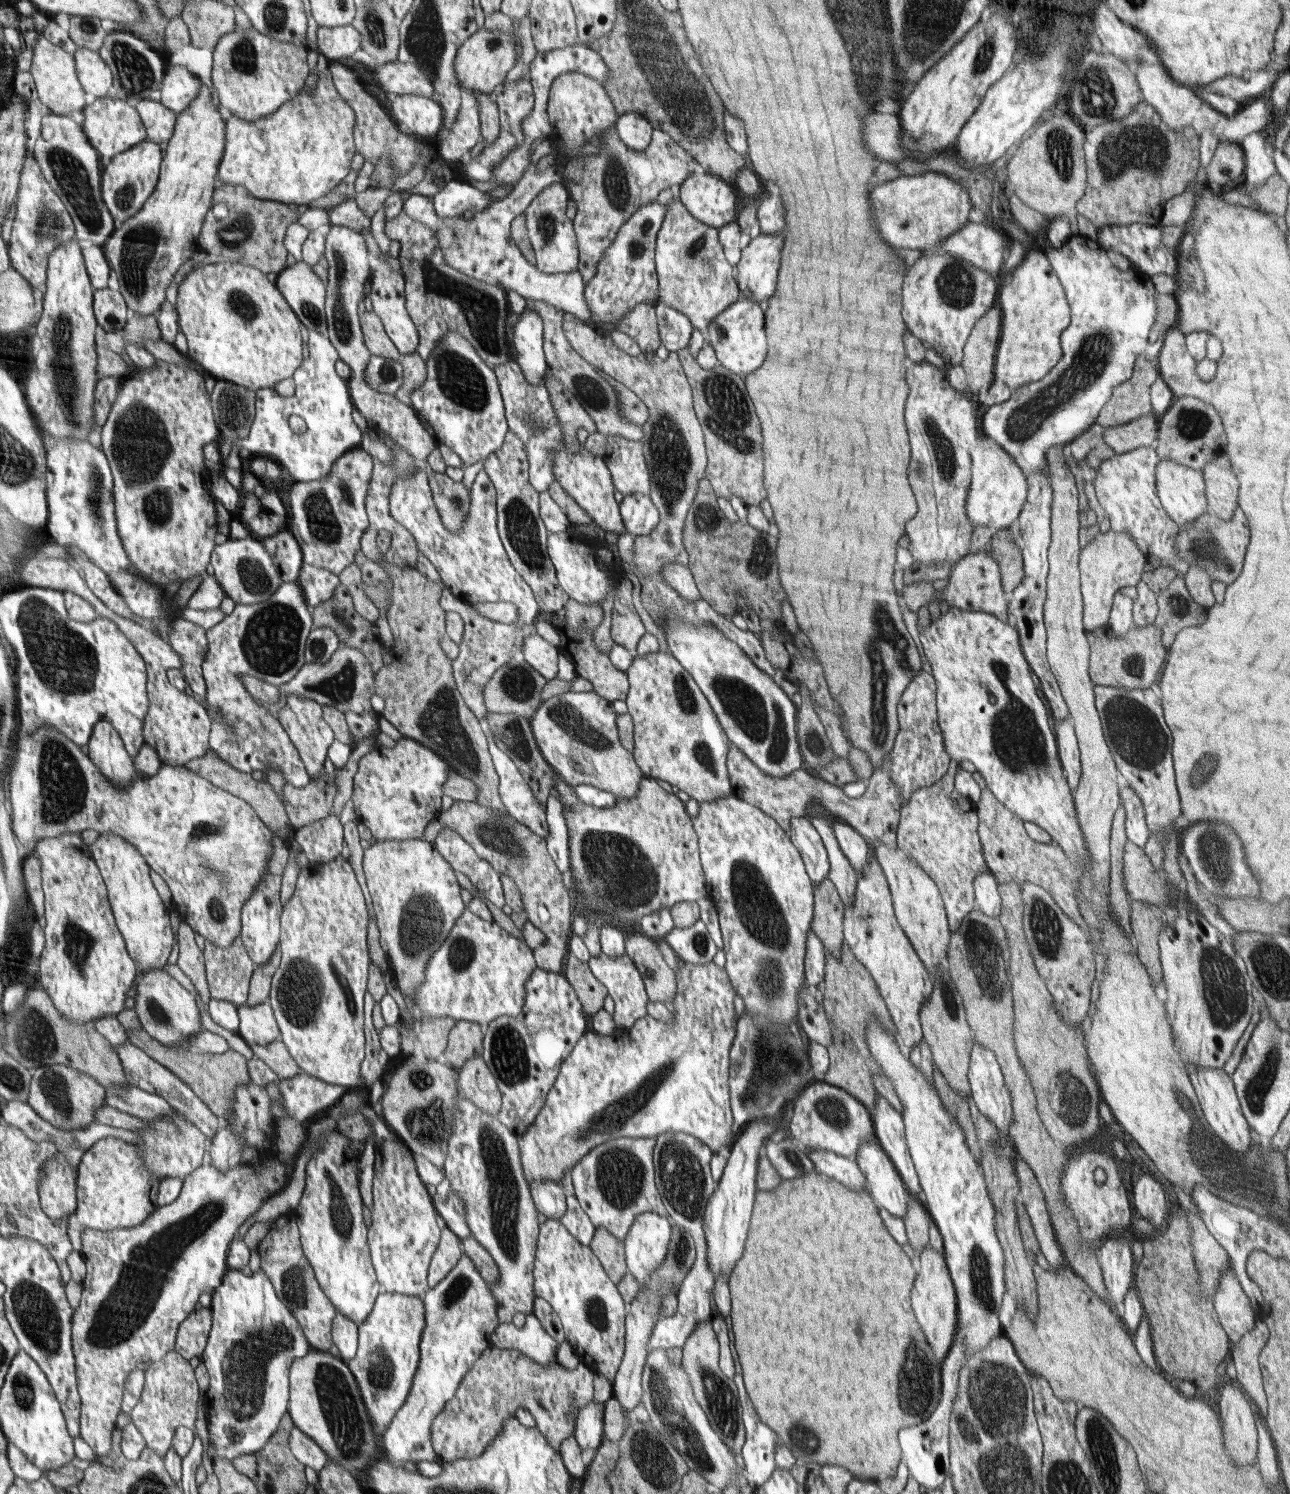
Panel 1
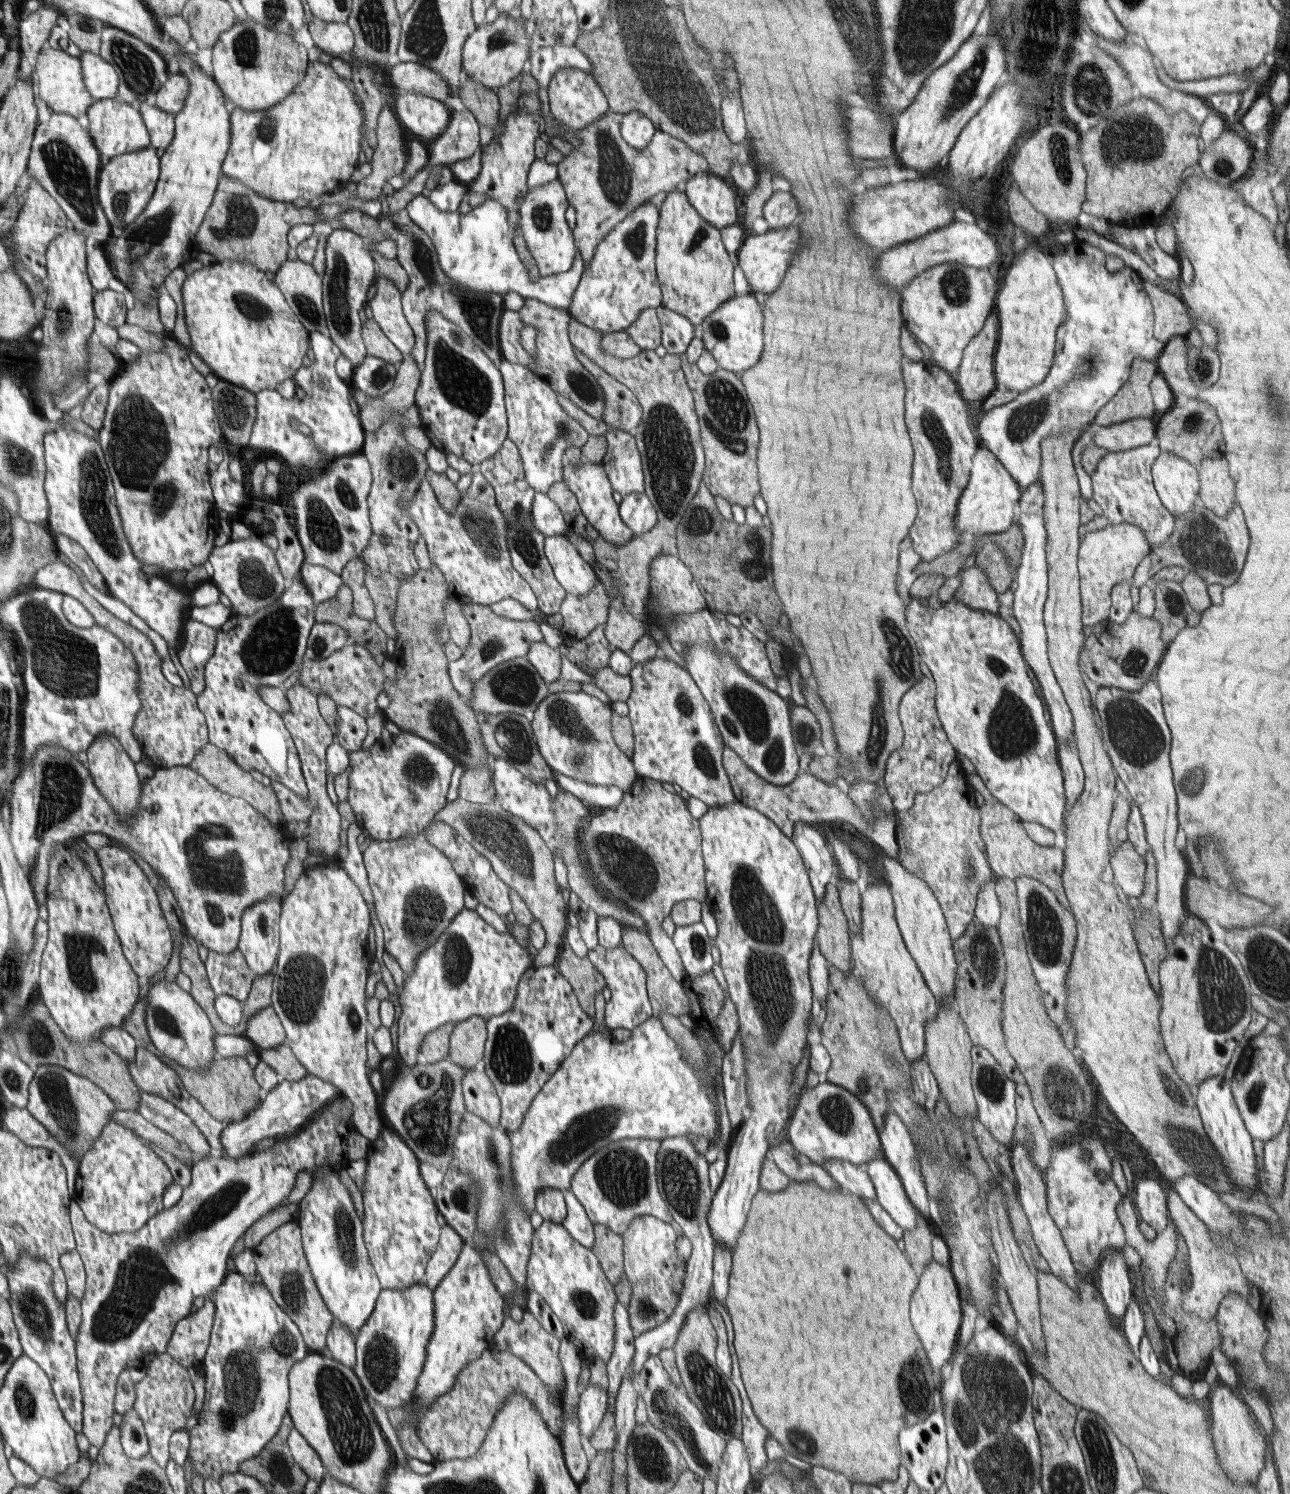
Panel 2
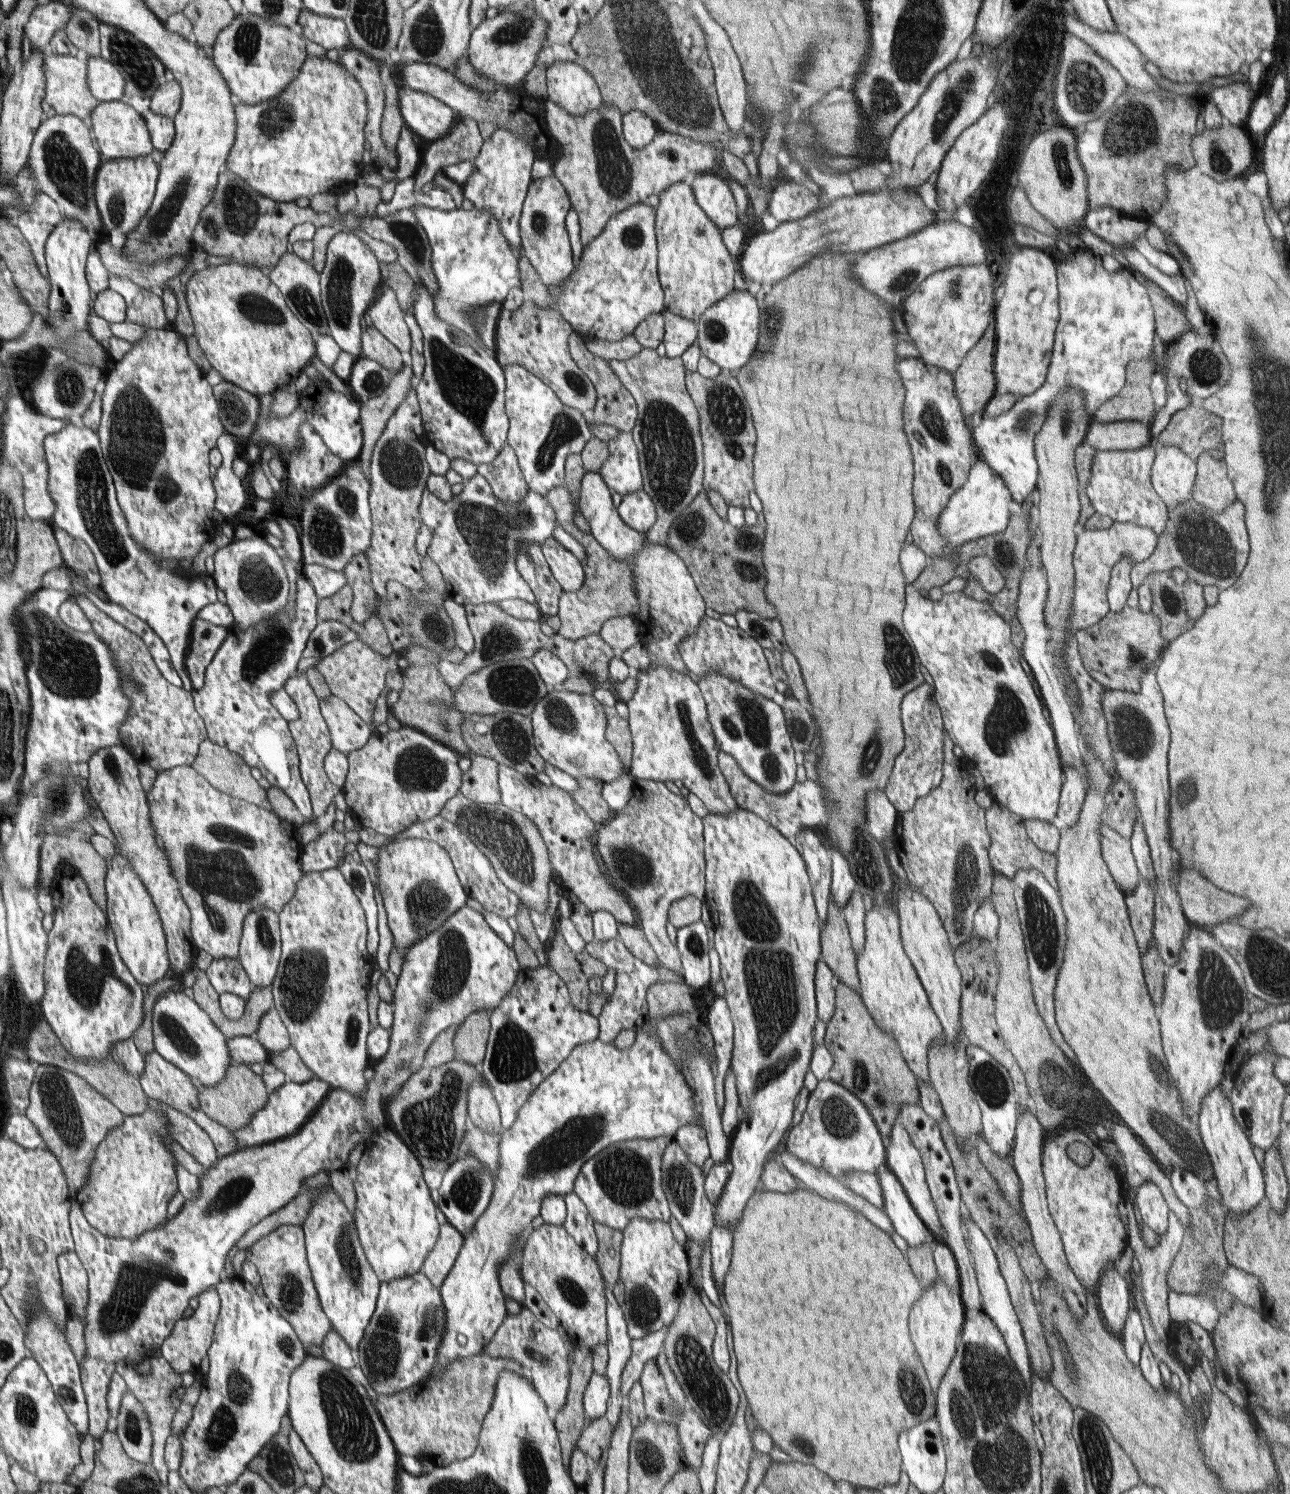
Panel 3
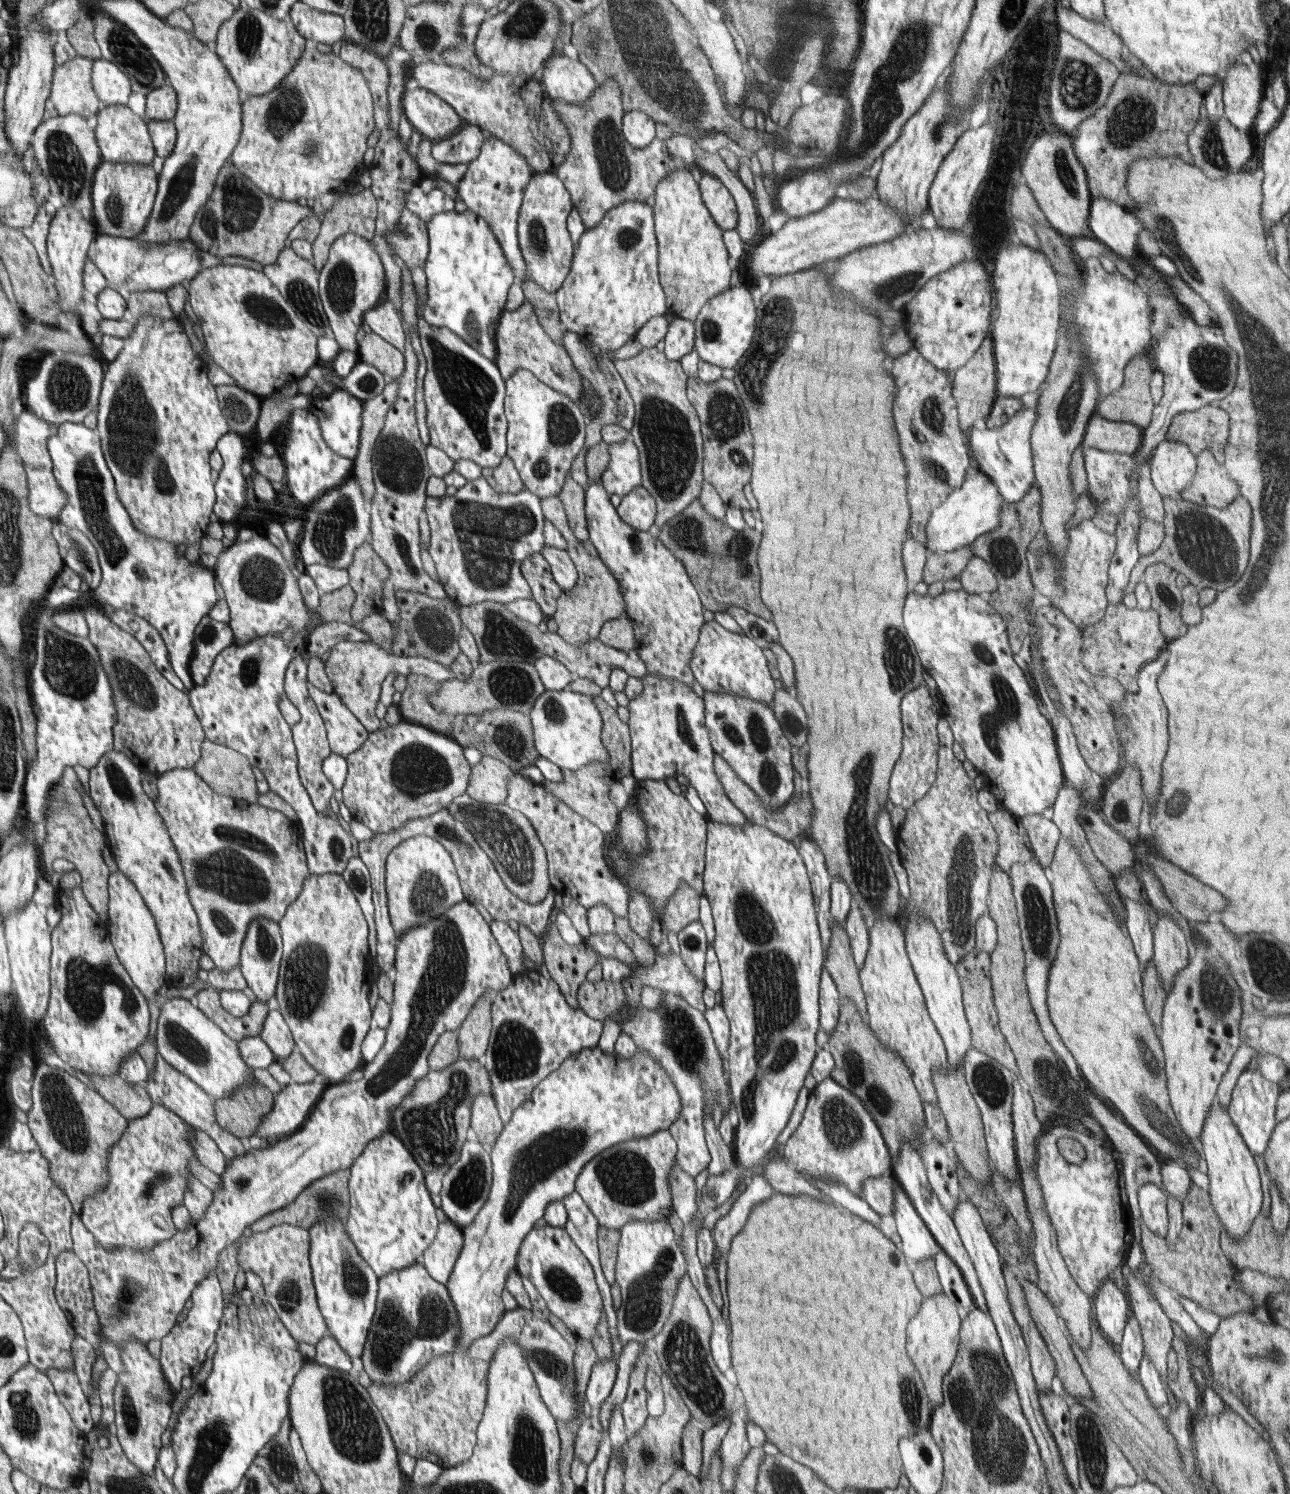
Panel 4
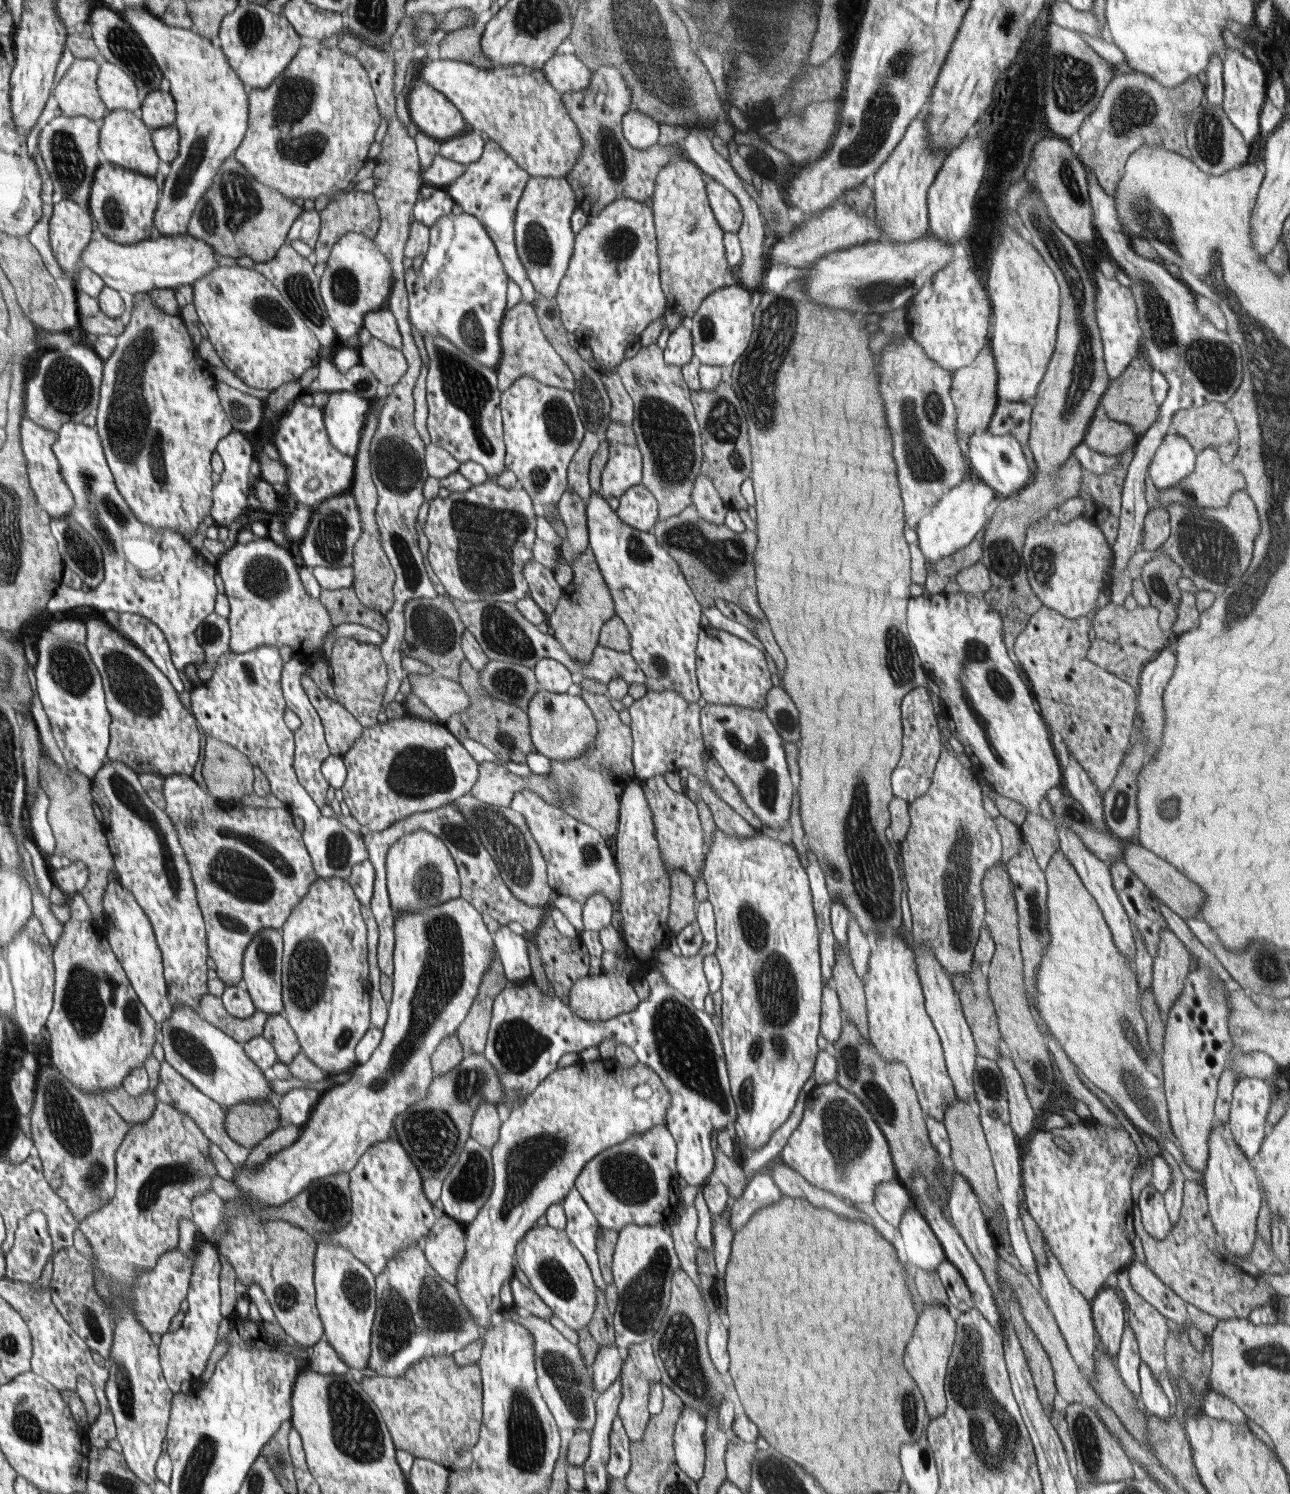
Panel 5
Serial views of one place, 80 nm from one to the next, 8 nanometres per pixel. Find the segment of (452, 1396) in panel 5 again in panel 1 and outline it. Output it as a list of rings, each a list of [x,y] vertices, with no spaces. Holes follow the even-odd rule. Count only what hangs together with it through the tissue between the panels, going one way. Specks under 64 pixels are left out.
[[[490,1347],[471,1366],[455,1396],[433,1420],[431,1434],[435,1453],[442,1461],[480,1456],[503,1432],[505,1422],[515,1416],[518,1408],[532,1414],[538,1430],[559,1452],[562,1442],[570,1438],[575,1430],[576,1423],[571,1412],[578,1417],[580,1409],[593,1400],[593,1376],[594,1372],[582,1362],[575,1370],[569,1370],[558,1361],[541,1365],[519,1350]]]

